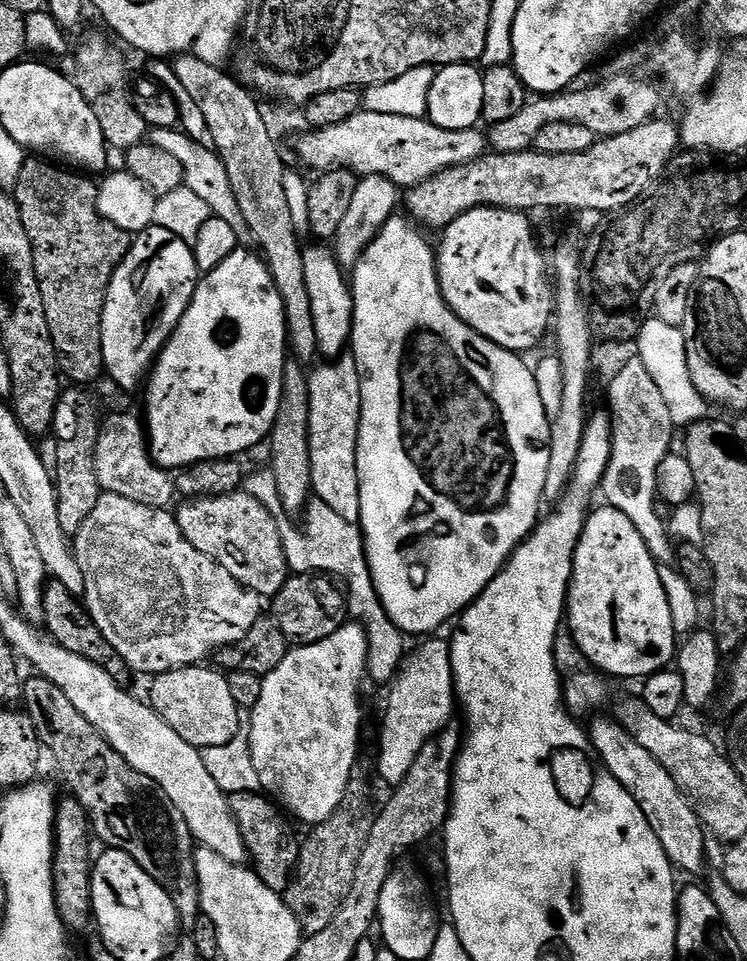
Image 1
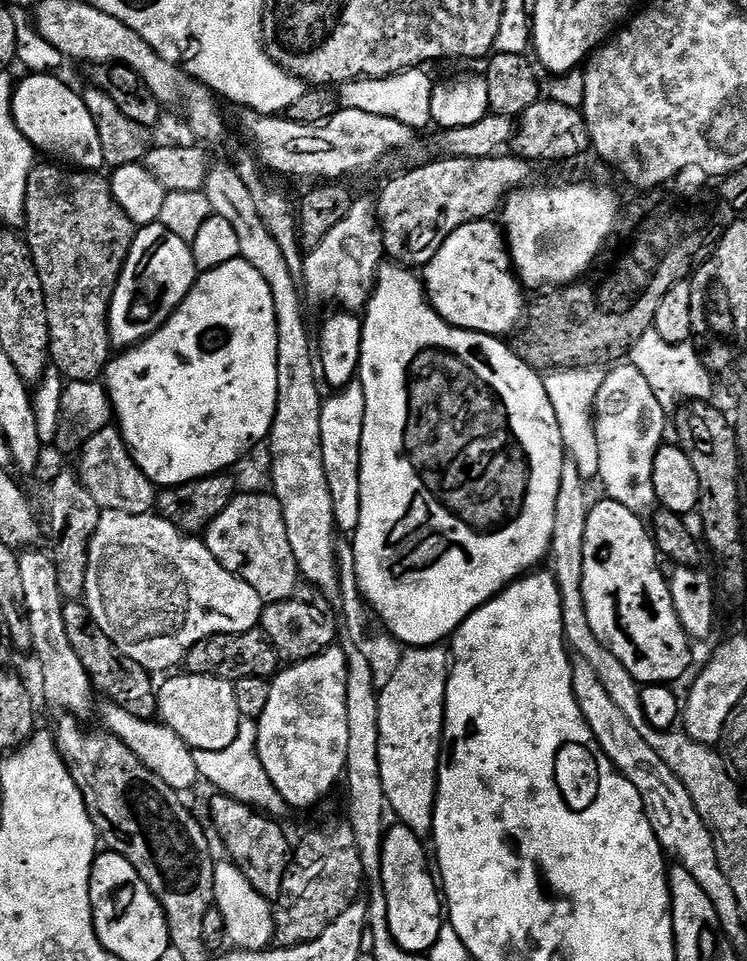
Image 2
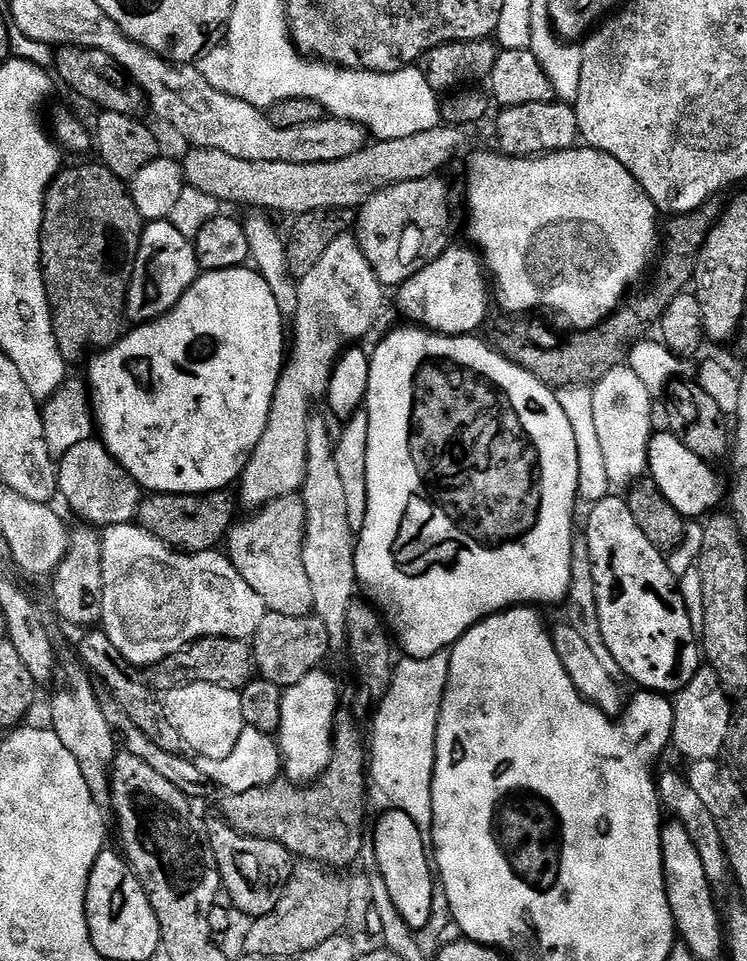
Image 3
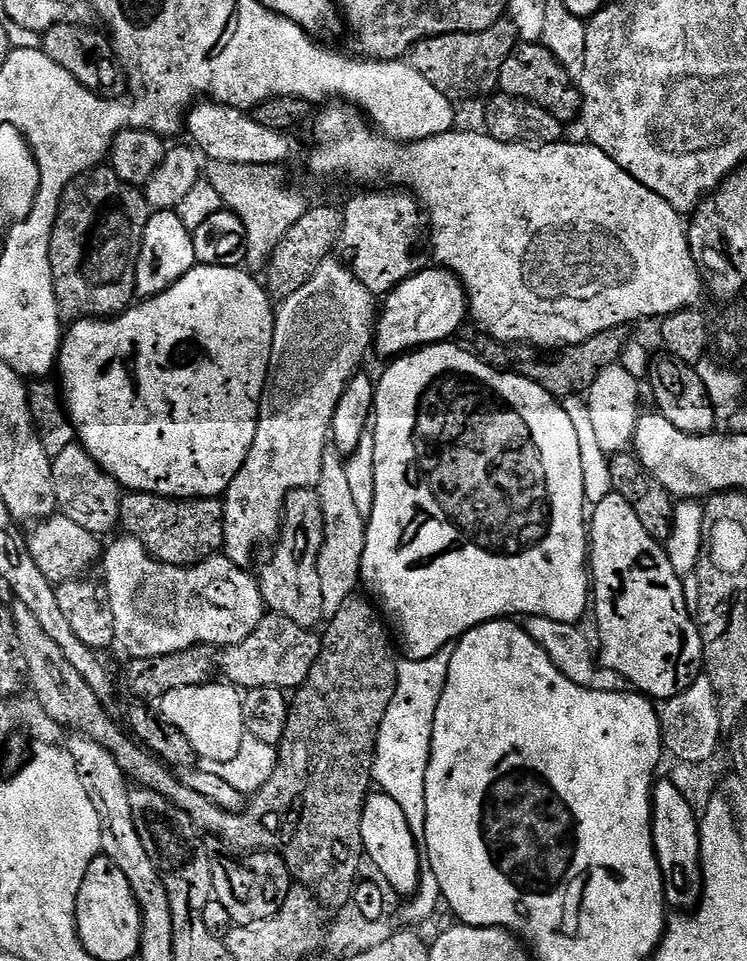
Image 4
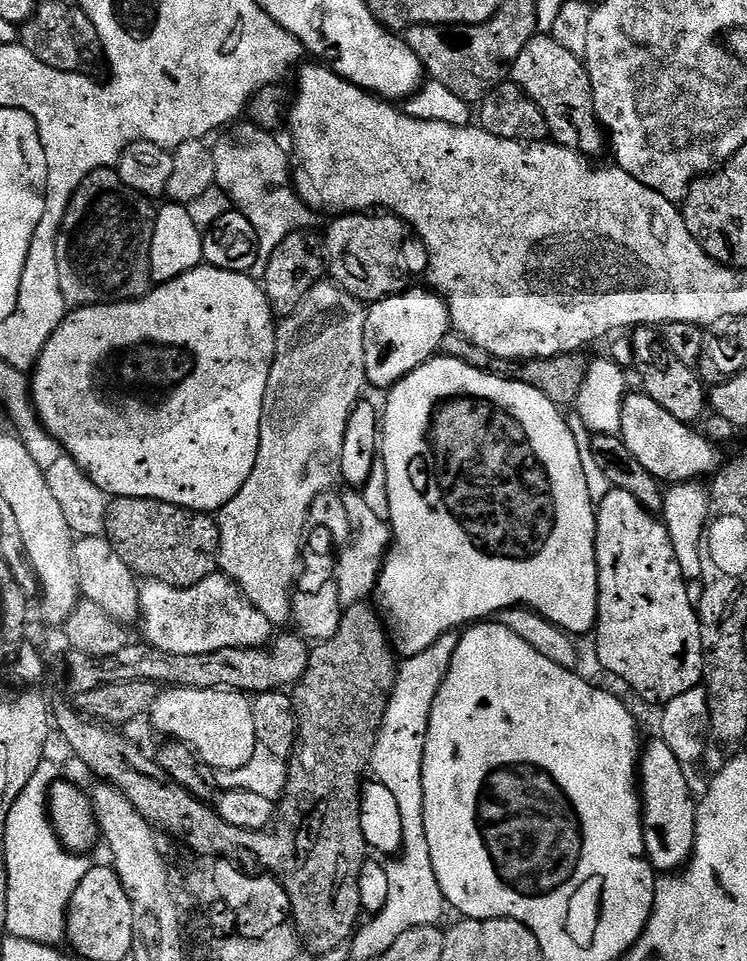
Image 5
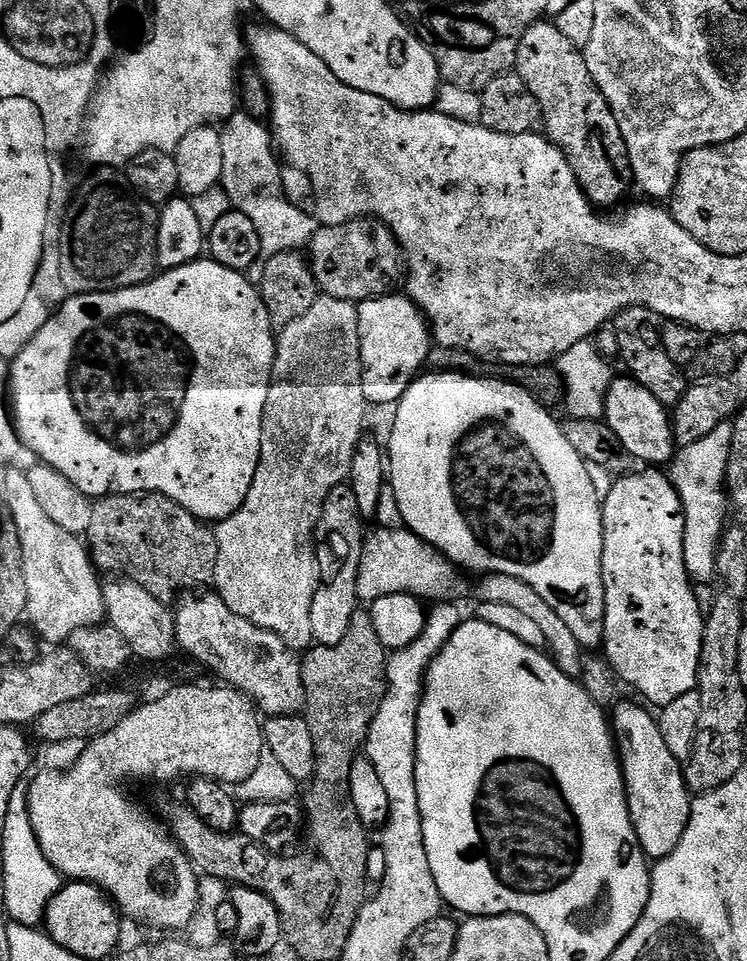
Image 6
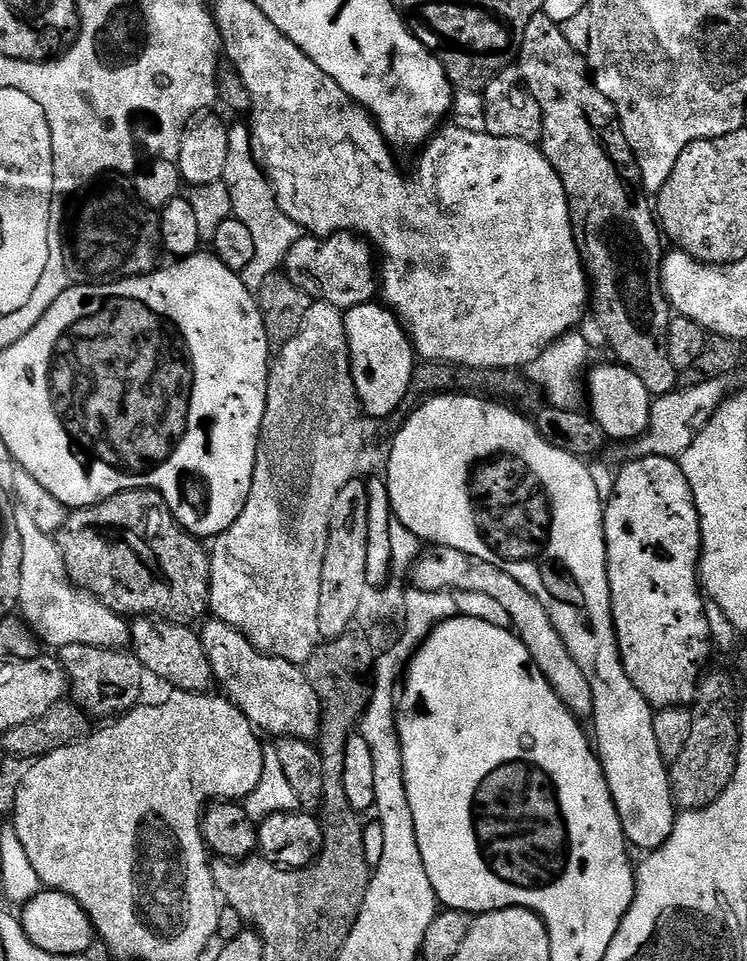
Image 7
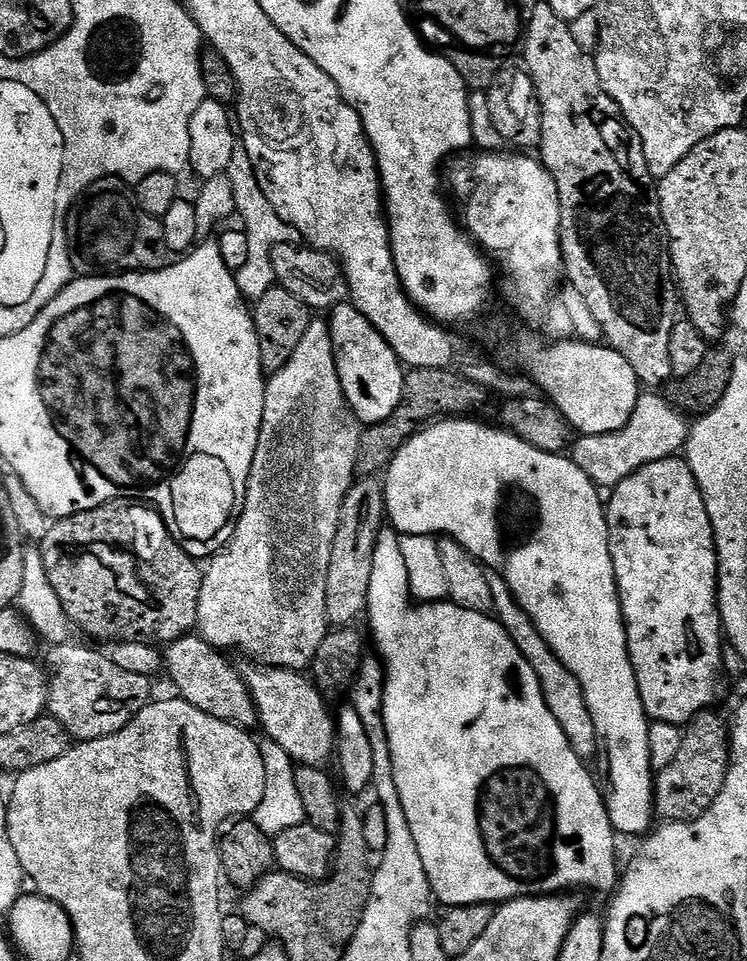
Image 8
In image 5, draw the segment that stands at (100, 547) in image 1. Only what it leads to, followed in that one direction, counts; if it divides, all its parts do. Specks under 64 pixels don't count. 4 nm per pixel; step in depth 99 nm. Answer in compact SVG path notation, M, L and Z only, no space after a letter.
M213 574L189 588L175 588L166 582L149 580L139 589L140 620L144 624L143 639L152 647L170 654L210 654L223 648L259 648L267 645L274 636L274 626L249 600L240 594L240 589L223 574Z

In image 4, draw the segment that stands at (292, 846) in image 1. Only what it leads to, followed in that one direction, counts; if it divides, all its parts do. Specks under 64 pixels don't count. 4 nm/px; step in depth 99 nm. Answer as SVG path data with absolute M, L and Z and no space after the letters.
M252 850L241 860L227 860L226 857L215 857L214 871L212 873L212 891L214 898L226 906L230 914L233 925L251 926L254 922L262 922L262 918L270 918L286 902L286 894L294 887L292 872L286 866L286 862L276 852L266 852L263 850Z

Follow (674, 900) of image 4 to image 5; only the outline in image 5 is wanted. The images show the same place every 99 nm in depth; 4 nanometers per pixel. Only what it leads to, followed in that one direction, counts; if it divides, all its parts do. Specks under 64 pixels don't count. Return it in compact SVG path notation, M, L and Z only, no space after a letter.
M653 738L649 744L647 741L643 745L638 761L638 791L642 805L644 853L660 874L675 873L689 859L696 841L698 800L687 785L685 769L664 740Z

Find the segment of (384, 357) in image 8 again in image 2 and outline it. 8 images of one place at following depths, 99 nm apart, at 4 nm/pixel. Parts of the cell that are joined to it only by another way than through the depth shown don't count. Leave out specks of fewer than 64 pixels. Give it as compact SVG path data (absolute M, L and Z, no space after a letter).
M491 219L475 220L466 226L458 226L446 242L442 242L442 250L430 258L430 262L422 269L424 290L432 308L447 324L455 328L465 328L471 332L484 332L488 336L507 337L521 327L526 316L525 293L512 267L512 257L508 255L508 241L499 223Z

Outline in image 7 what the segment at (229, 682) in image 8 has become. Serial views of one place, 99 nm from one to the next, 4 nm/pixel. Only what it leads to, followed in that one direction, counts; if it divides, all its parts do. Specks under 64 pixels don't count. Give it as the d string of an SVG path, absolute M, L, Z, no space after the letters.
M136 618L131 621L131 651L143 662L145 669L181 692L203 692L213 687L212 667L200 642L199 631L186 624L172 624L159 618Z

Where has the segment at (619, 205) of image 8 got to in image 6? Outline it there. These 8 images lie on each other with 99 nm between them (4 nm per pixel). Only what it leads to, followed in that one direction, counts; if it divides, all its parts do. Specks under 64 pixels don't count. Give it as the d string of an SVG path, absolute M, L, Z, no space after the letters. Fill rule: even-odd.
M544 23L531 24L520 36L516 44L515 75L520 76L530 94L534 94L547 139L564 153L588 201L601 209L611 209L619 205L616 203L634 184L622 130L618 130L606 98L592 80L583 51L575 48L574 41L566 38L555 23ZM627 308L617 314L614 327L618 338L619 359L629 368L631 379L638 381L643 388L650 390L654 398L665 406L675 406L683 398L690 384L684 381L685 373L677 368L666 354L660 337L661 321L649 308Z

